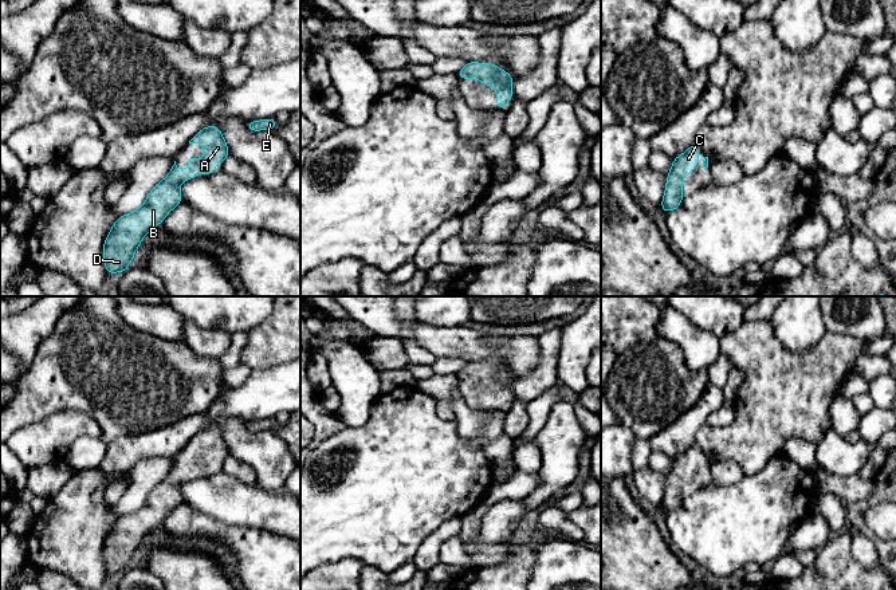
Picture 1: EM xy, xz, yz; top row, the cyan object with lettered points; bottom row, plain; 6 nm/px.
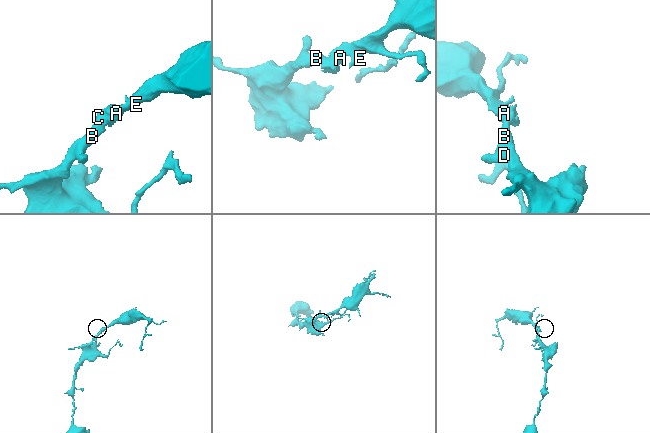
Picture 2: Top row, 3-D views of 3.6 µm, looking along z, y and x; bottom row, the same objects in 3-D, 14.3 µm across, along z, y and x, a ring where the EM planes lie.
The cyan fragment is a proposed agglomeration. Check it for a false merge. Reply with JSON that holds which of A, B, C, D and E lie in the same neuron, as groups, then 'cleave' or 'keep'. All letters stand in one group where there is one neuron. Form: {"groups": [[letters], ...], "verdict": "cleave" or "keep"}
{"groups": [["A", "B", "C", "D", "E"]], "verdict": "keep"}

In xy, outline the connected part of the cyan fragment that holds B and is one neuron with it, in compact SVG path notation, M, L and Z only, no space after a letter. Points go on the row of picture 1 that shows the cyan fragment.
M205 126L189 143L204 145L201 162L194 156L188 157L189 168L181 172L174 161L168 177L160 181L137 211L119 216L103 244L105 270L107 274L125 272L142 237L164 217L182 202L180 182L194 178L197 173L213 174L215 164L224 164L228 145L217 126Z

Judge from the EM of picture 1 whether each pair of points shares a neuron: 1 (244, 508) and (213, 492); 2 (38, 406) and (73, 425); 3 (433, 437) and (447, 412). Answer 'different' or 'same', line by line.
1: same
2: different
3: different

